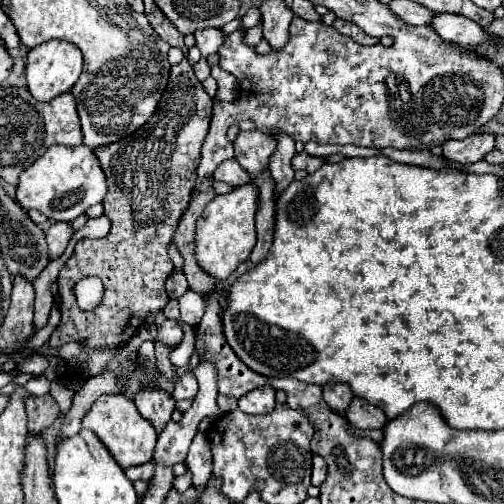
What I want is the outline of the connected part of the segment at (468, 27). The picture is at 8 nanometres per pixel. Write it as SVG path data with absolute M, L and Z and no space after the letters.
M436 12L430 20L430 28L446 42L482 42L482 38L496 40L496 36L488 36L476 22L462 14Z

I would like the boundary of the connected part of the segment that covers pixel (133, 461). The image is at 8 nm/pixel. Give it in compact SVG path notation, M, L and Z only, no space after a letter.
M104 394L102 398L98 398L98 402L90 408L86 418L82 420L82 428L92 430L124 470L152 460L158 434L154 426L150 426L150 422L146 422L146 418L138 414L134 402L124 398L122 394Z

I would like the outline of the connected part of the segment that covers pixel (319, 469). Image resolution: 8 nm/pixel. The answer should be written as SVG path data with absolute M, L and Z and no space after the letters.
M314 456L314 468L312 468L312 486L320 486L326 478L326 462L320 456Z

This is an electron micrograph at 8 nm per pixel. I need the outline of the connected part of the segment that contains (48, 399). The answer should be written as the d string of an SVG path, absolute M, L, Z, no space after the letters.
M28 396L26 398L26 412L28 412L28 430L30 434L42 434L48 426L54 424L58 418L58 402L50 396Z

